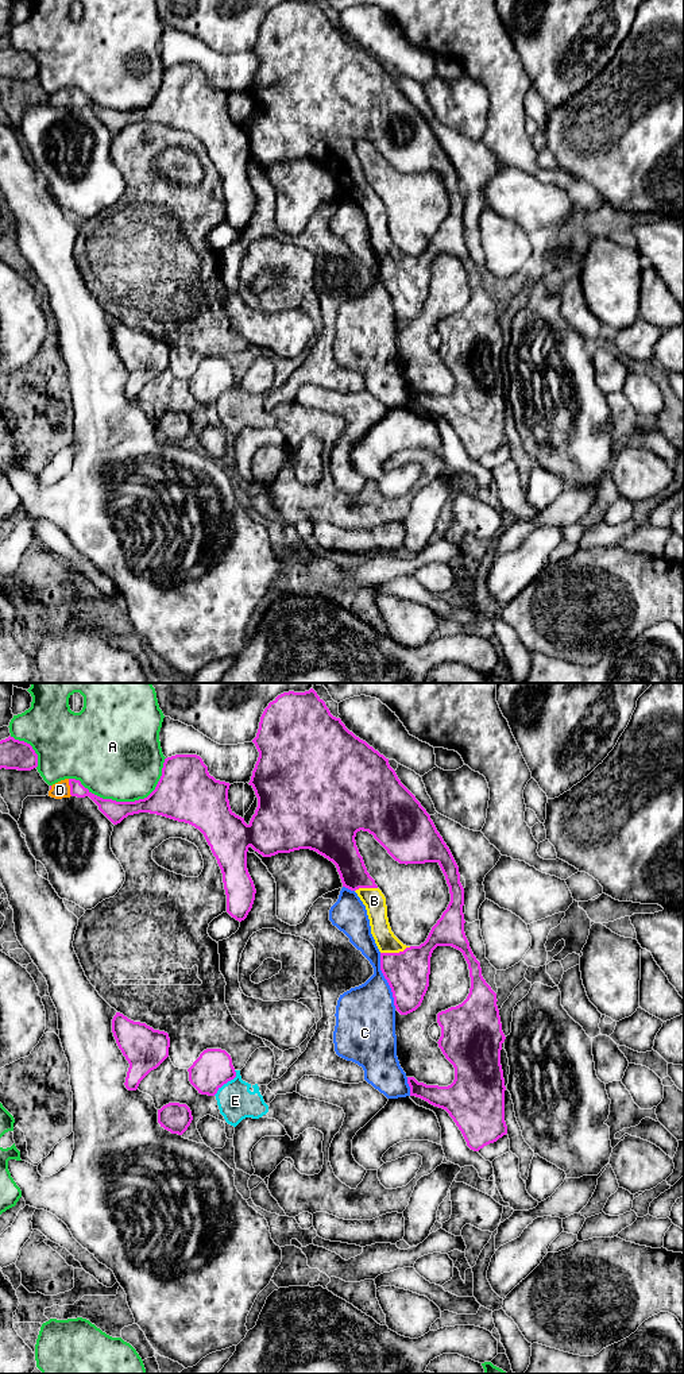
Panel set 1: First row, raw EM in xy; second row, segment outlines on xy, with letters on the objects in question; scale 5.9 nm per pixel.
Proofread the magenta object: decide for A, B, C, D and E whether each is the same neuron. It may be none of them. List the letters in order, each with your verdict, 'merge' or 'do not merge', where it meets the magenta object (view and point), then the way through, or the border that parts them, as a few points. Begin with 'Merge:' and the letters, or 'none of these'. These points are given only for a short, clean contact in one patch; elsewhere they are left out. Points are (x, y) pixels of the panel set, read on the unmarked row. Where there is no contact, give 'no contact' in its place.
Merge: B, D
A: do not merge | xy (127, 111)
B: merge | xy (395, 262)
C: do not merge | xy (386, 288)
D: merge | xy (70, 96) | across xy (107, 115), (89, 103), (70, 96), (60, 99)
E: do not merge | xy (227, 390) | along xy (235, 379), (235, 385), (213, 404)

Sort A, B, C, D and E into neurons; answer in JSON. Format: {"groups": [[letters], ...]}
{"groups": [["A"], ["B", "D"], ["C", "E"]]}

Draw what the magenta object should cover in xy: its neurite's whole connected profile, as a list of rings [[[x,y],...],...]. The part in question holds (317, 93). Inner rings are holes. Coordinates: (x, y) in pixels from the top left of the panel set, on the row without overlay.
[[[316,0],[283,1],[264,18],[256,46],[252,49],[259,66],[250,94],[258,116],[250,132],[229,115],[229,92],[216,89],[197,63],[175,63],[165,67],[162,85],[155,99],[144,108],[116,111],[103,108],[85,97],[80,89],[65,88],[50,94],[49,105],[89,105],[113,132],[128,124],[150,121],[198,138],[223,182],[227,221],[241,231],[255,209],[255,194],[247,178],[251,155],[263,166],[310,158],[332,170],[343,196],[355,200],[366,215],[371,243],[380,260],[380,279],[387,289],[394,314],[401,324],[416,320],[428,300],[430,266],[437,255],[460,259],[468,273],[471,297],[467,308],[437,323],[441,336],[438,356],[455,377],[455,389],[448,395],[426,394],[407,386],[410,405],[445,418],[461,440],[467,455],[479,460],[507,443],[505,431],[505,387],[501,359],[506,346],[502,340],[496,302],[482,285],[480,271],[474,265],[464,242],[464,197],[459,175],[437,140],[430,124],[416,105],[401,92],[389,67],[349,40],[340,27],[331,23]],[[368,140],[399,173],[437,171],[449,196],[451,211],[420,255],[403,254],[391,240],[386,207],[367,181],[356,155],[356,142]]]

